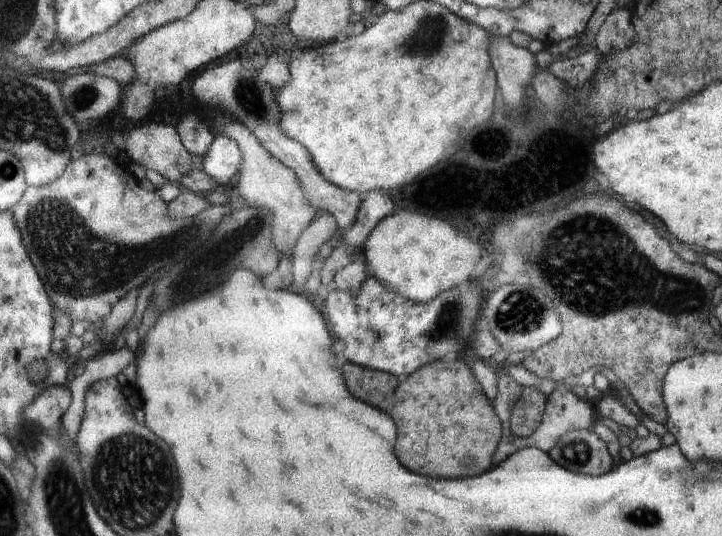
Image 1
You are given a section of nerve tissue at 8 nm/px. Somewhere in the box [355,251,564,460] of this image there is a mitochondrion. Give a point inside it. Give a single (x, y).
(522, 313)

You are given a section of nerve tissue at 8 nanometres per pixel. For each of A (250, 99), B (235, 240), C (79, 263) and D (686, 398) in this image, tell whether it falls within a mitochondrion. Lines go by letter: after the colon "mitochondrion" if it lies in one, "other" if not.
A: mitochondrion
B: mitochondrion
C: mitochondrion
D: other

